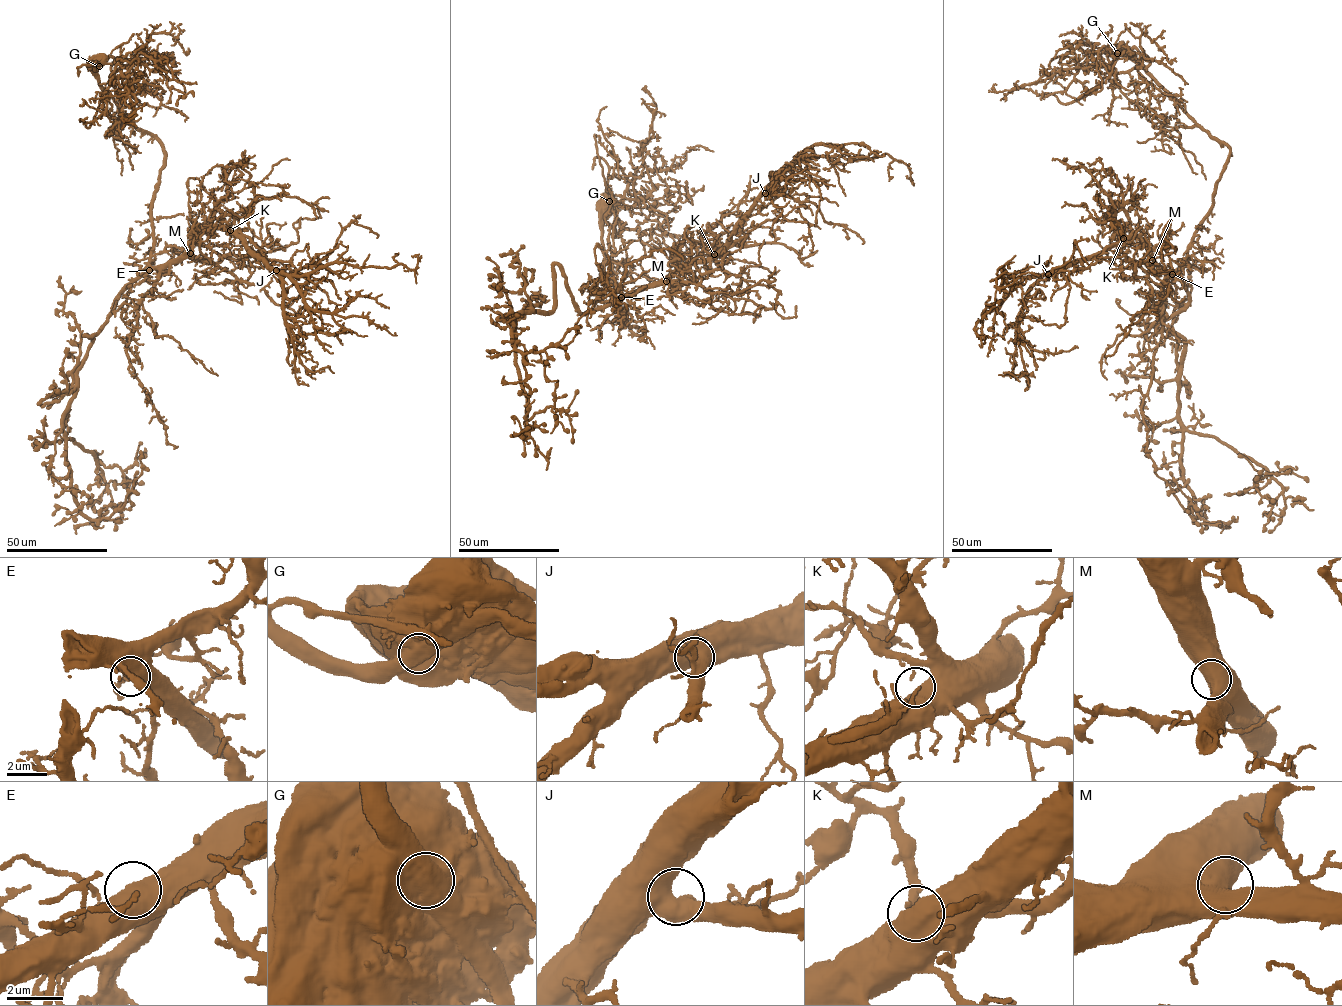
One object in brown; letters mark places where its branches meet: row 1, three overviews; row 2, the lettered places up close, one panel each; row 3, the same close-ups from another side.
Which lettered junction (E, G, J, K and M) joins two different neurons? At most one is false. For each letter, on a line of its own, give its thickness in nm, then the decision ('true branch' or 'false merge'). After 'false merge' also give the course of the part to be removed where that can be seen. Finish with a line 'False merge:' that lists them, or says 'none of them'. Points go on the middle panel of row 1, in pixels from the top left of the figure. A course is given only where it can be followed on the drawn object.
E: 850 nm thick; true branch
G: 1350 nm thick; false merge; foreign part runs (609, 201), (607, 185), (629, 207), (637, 203), (625, 196), (631, 180), (680, 164), (695, 146), (713, 151)
J: 650 nm thick; true branch
K: 750 nm thick; true branch
M: 900 nm thick; true branch
False merge: G

